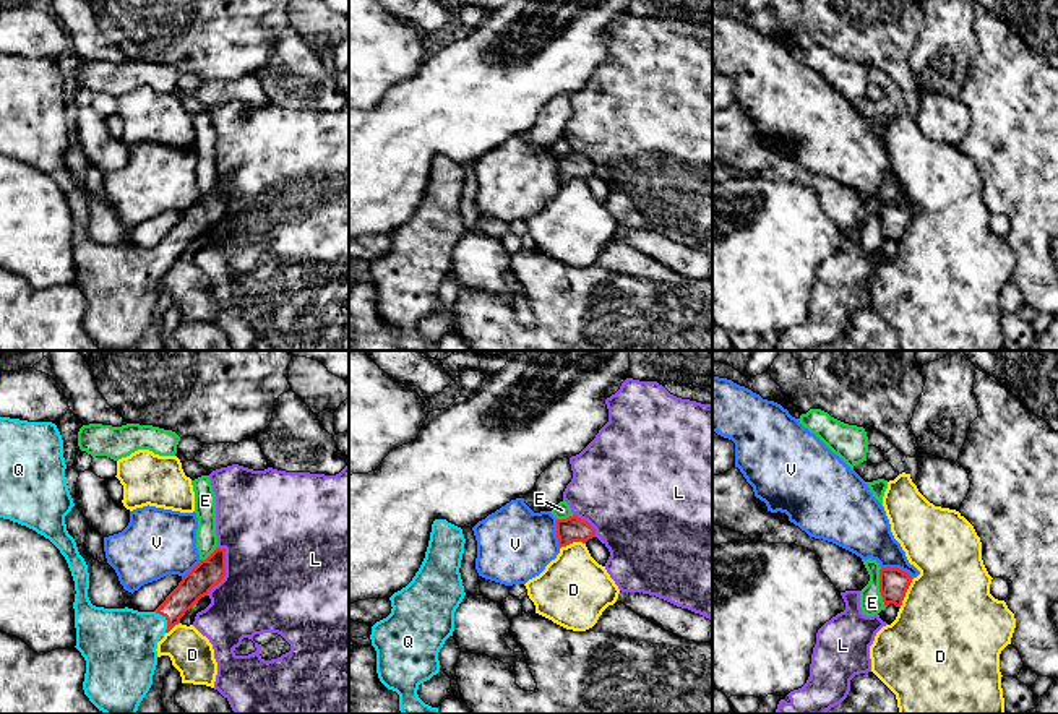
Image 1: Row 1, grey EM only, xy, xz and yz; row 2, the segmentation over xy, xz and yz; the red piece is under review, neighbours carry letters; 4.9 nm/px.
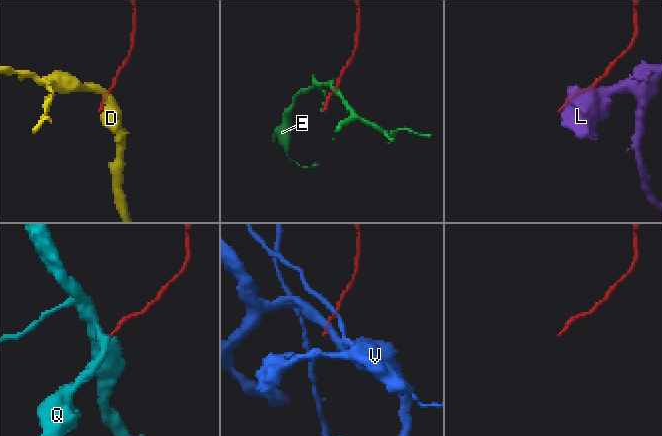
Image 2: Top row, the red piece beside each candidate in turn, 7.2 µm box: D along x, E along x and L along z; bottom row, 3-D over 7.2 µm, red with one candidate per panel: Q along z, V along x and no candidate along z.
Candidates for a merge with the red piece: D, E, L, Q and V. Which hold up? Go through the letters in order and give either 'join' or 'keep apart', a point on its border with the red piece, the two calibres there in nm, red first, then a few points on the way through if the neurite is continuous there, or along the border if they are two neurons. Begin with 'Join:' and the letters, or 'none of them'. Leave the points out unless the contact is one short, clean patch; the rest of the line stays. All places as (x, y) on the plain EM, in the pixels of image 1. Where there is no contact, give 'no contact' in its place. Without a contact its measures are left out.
Join: Q
D: keep apart; meets red in yz at (904, 231); 140 nm thick on the red side, 480 nm on the other
E: keep apart; meets red in yz at (880, 224); 140 nm thick on the red side, 110 nm on the other
L: keep apart; meets red in xy at (224, 208); 140 nm thick on the red side, 500 nm on the other
Q: join; meets red in xy at (166, 255); 140 nm thick on the red side, 340 nm on the other; runs through xy (195, 221), (166, 255), (129, 273), (122, 279)
V: keep apart; meets red in yz at (898, 205); 140 nm thick on the red side, 260 nm on the other; border along yz (881, 203), (898, 203), (912, 215)

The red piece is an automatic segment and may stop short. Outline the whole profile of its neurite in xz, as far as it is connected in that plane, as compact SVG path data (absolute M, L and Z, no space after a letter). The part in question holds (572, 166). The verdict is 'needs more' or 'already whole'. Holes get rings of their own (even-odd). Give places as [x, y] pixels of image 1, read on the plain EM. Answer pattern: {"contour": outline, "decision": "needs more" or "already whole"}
{"contour": "M570 153L566 156L557 156L557 174L560 185L573 178L586 180L589 175L596 174L596 166L587 157Z", "decision": "already whole"}

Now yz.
{"contour": "M881 204L880 206L880 229L884 242L894 240L901 245L905 229L912 219L909 209L899 204Z", "decision": "already whole"}

